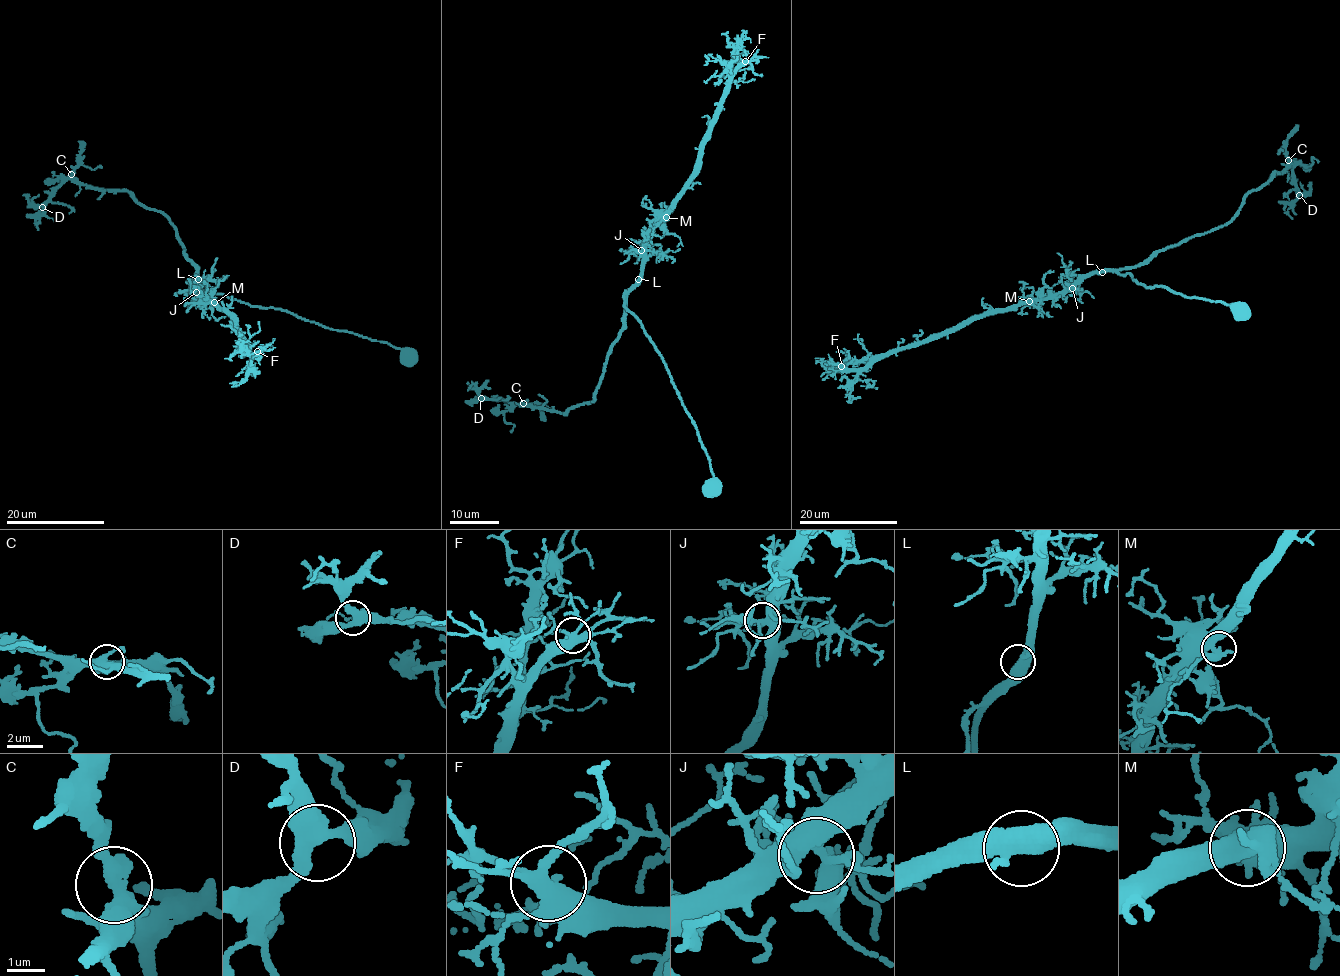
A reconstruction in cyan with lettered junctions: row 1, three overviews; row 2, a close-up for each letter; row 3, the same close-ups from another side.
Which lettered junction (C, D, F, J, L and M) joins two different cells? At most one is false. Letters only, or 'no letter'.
no letter

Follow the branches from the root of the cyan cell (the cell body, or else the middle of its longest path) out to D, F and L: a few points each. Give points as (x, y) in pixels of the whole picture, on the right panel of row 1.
D: (1240, 312), (1162, 286), (1146, 288), (1118, 271), (1218, 229), (1245, 195), (1289, 165), (1299, 195)
F: (1240, 312), (1162, 286), (1146, 288), (1128, 273), (1103, 271), (1056, 294), (987, 311), (863, 368), (841, 366)
L: (1240, 312), (1221, 301), (1185, 297), (1162, 286), (1146, 288), (1128, 273), (1102, 272)

